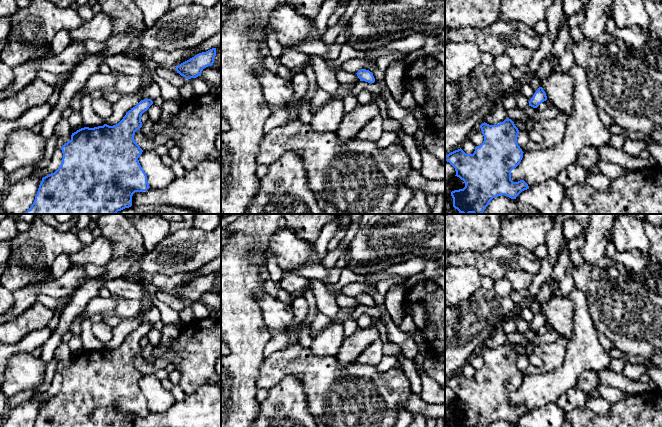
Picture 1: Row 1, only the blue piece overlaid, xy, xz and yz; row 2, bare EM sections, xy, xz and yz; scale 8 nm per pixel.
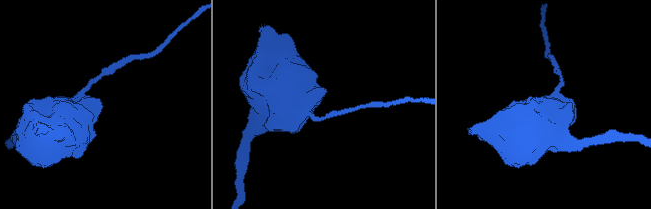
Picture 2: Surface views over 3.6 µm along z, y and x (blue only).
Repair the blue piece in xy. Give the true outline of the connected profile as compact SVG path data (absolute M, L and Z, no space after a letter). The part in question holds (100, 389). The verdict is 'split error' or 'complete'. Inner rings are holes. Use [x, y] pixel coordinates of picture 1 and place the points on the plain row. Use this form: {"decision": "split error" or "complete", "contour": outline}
{"decision": "complete", "contour": "M151 323L141 324L116 349L84 351L72 357L71 364L61 371L63 382L60 391L42 402L33 427L132 427L135 416L149 413L147 399L138 384L143 374L135 366L134 359L142 351L142 338L152 328Z"}

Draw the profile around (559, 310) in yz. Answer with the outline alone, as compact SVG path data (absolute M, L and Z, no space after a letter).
M557 294L543 306L547 325L568 339L573 337L573 303L568 297Z

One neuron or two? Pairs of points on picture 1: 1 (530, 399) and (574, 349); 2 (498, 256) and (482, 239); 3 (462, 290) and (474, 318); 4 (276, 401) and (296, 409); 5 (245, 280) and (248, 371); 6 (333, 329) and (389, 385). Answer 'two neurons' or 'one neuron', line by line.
1: one neuron
2: two neurons
3: two neurons
4: one neuron
5: one neuron
6: two neurons

